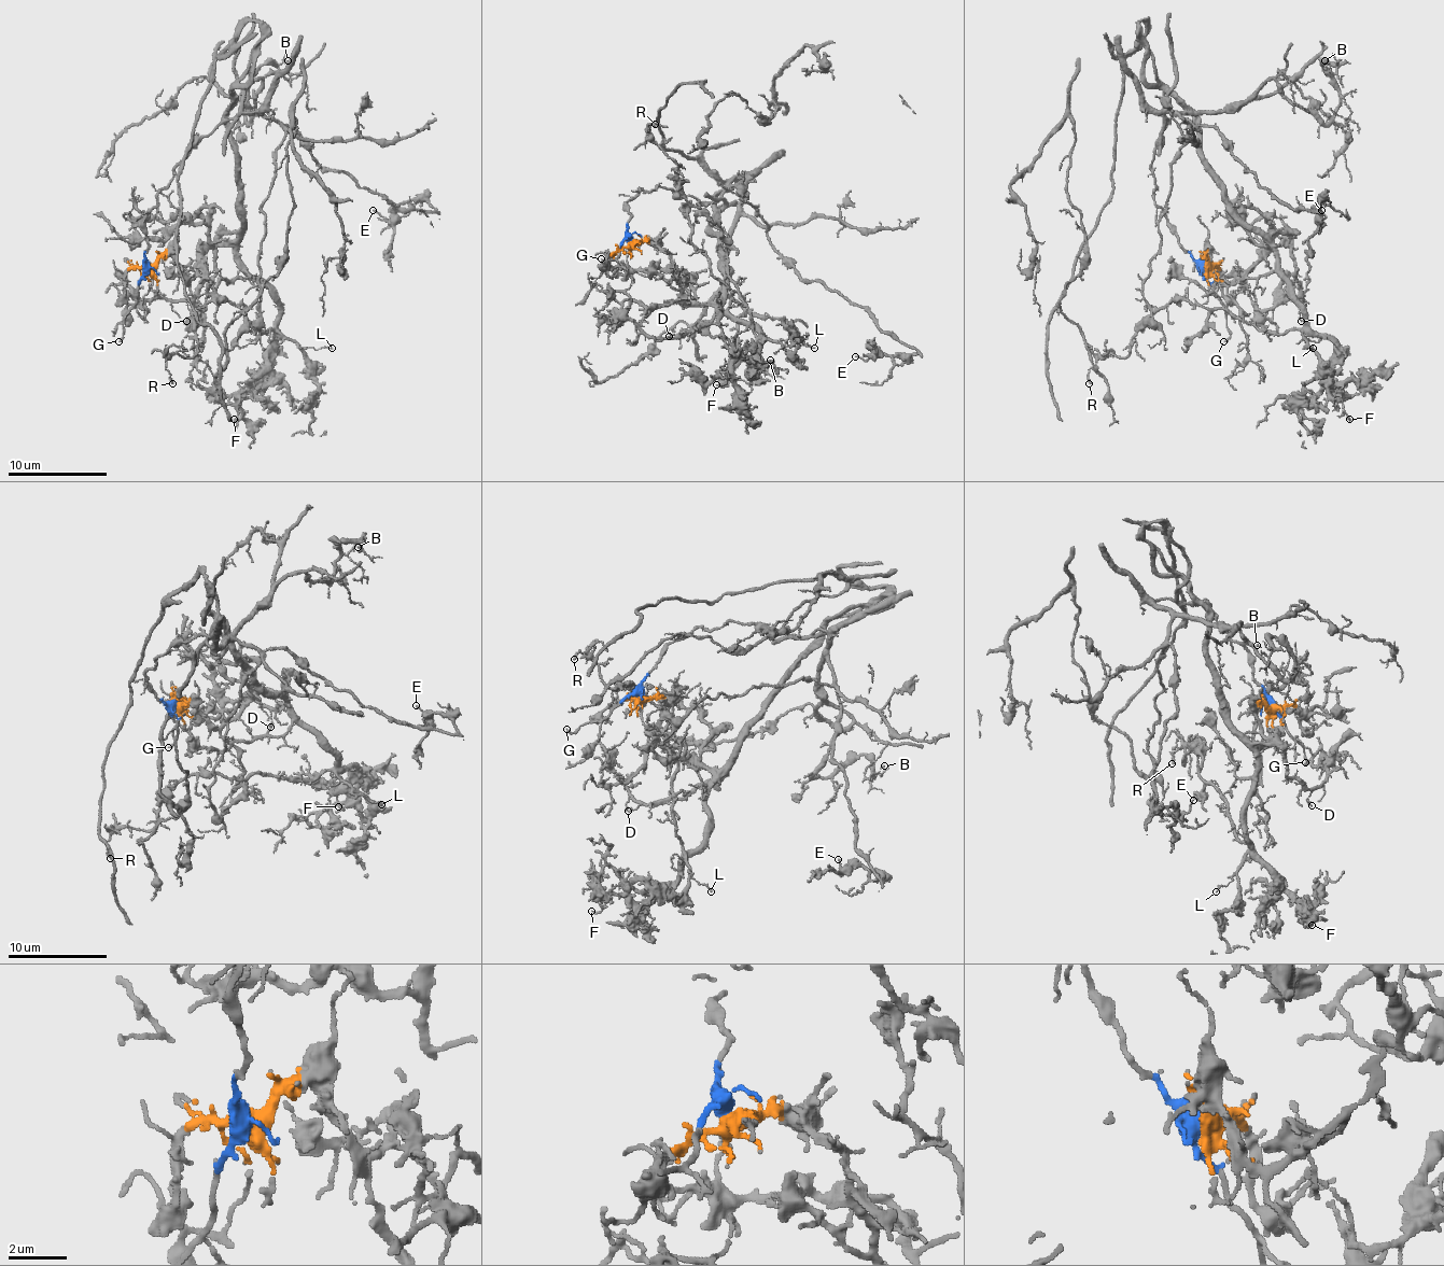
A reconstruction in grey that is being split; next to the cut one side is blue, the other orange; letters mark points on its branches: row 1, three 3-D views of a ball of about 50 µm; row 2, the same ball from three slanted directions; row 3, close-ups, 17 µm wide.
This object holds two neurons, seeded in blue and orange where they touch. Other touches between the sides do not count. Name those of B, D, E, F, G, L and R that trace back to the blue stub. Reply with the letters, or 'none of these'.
B, E, G

